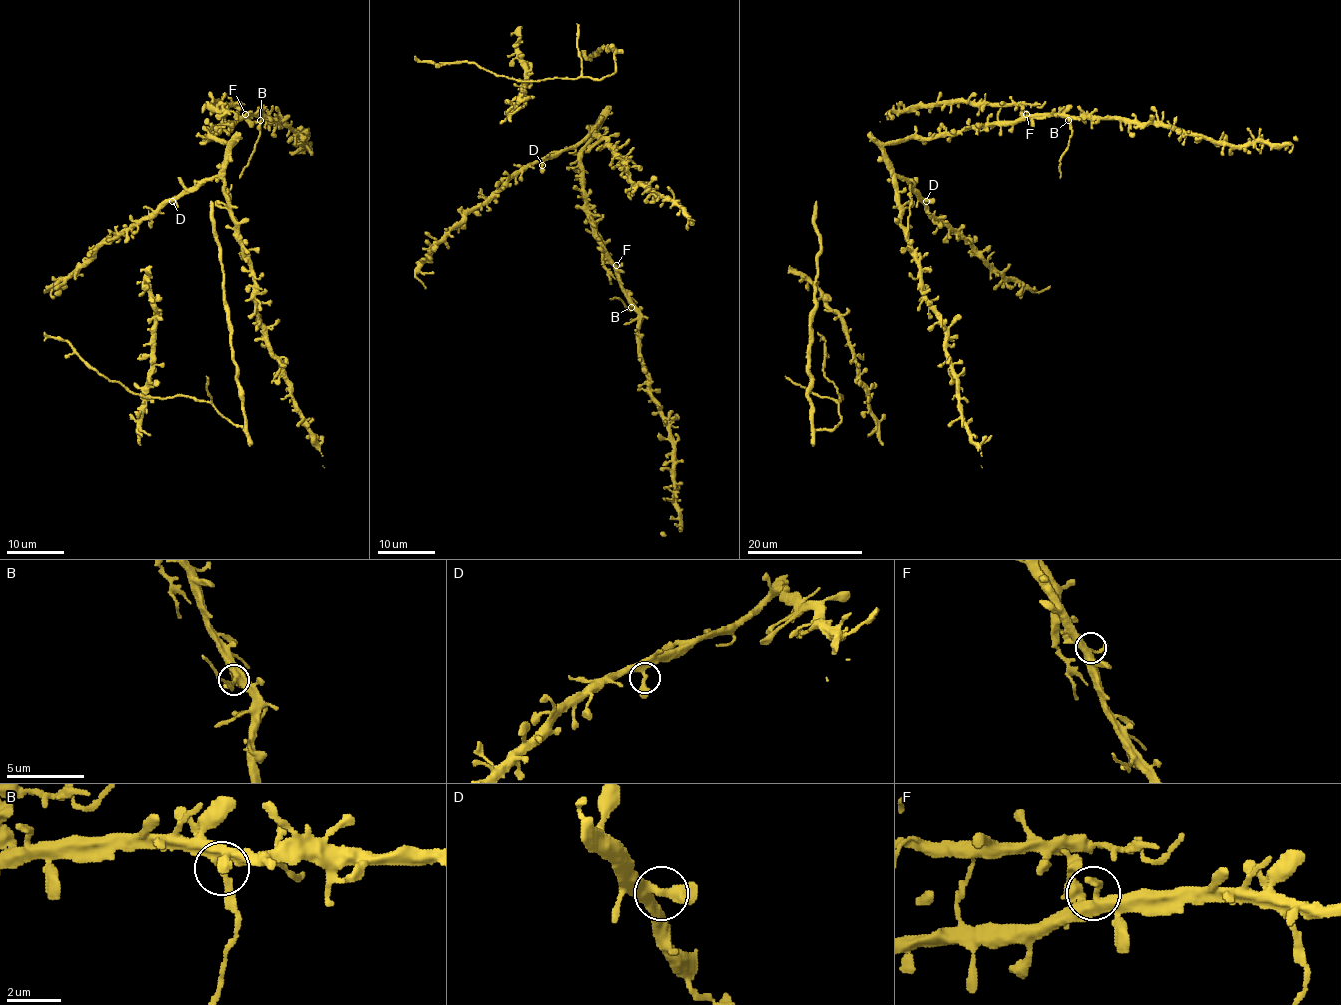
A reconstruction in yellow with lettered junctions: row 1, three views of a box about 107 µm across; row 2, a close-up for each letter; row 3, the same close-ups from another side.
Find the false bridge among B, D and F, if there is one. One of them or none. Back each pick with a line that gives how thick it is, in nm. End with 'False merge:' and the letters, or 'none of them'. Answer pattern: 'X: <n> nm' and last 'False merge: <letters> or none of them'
B: 320 nm
False merge: B

